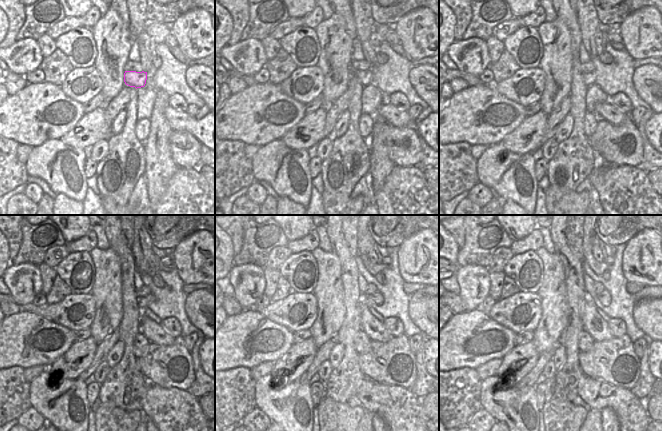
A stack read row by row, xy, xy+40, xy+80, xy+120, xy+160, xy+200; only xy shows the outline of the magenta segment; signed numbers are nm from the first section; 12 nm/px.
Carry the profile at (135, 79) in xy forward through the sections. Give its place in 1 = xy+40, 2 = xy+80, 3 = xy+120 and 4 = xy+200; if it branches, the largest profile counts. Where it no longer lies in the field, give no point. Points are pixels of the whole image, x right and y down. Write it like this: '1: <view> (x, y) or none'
1: xy+40 (364, 77)
2: xy+80 (589, 78)
3: xy+120 (143, 300)
4: xy+200 (604, 297)

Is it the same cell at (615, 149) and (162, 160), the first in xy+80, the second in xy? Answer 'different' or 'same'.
different

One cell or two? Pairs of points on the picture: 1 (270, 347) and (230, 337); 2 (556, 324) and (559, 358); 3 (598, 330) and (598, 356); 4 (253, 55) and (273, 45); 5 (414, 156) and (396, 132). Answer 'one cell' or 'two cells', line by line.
1: one cell
2: two cells
3: two cells
4: two cells
5: one cell

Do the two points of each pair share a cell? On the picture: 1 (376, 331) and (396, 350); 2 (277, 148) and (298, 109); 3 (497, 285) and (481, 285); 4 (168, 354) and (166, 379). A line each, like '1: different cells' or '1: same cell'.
1: different cells
2: different cells
3: different cells
4: same cell

